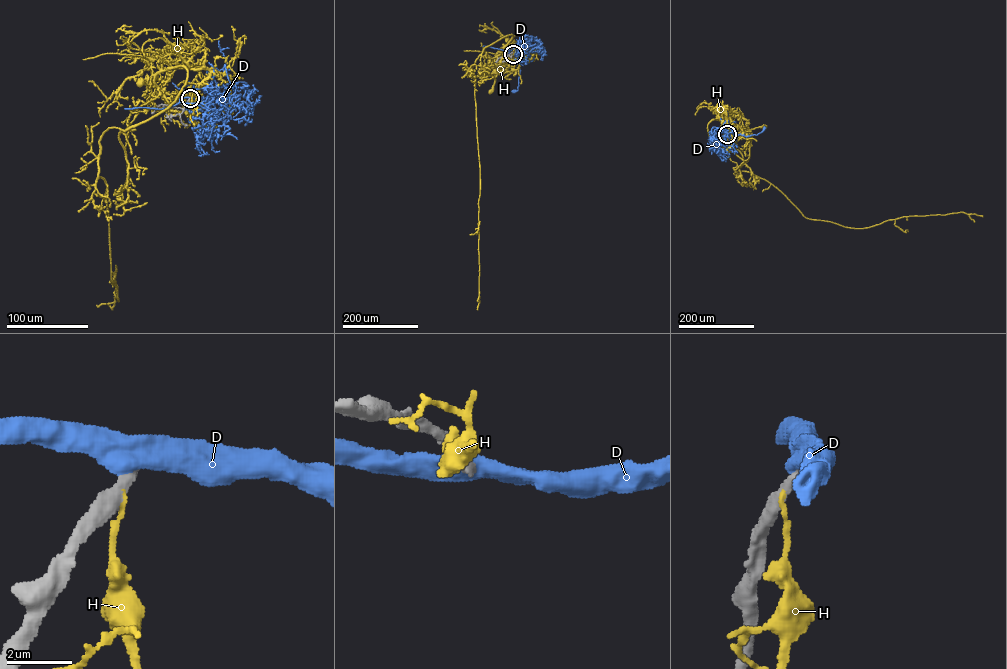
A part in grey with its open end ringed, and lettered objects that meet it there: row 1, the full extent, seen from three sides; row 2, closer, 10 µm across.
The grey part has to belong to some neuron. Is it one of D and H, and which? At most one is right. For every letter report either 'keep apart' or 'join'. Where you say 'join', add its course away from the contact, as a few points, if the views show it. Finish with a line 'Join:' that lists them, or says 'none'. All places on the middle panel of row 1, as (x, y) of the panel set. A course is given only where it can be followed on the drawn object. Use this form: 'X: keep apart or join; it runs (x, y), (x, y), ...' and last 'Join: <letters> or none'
D: keep apart
H: keep apart
Join: none

